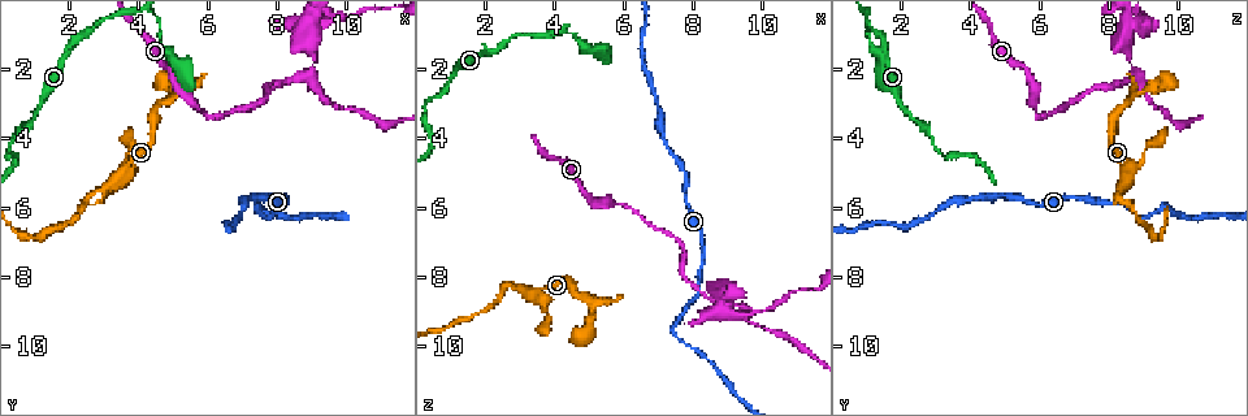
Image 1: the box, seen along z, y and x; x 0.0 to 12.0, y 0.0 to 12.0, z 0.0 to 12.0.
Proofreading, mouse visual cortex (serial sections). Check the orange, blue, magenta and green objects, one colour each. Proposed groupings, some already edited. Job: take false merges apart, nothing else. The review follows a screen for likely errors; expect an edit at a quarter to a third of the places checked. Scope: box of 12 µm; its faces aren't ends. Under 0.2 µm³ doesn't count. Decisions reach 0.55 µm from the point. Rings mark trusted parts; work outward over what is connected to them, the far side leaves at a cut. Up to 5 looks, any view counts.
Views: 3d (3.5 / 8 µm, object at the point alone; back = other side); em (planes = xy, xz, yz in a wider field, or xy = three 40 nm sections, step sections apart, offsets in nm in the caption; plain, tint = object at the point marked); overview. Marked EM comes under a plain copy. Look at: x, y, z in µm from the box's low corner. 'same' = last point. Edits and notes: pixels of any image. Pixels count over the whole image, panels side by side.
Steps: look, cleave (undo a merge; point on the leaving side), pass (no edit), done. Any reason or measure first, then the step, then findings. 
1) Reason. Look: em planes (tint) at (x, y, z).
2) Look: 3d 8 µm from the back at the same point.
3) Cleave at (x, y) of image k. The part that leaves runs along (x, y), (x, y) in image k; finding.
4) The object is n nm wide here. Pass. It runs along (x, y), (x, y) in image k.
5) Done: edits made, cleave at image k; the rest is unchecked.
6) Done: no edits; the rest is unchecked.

Sharp bend. Look: 3d 3.5 µm at (7.4, 6.0, 9.7).

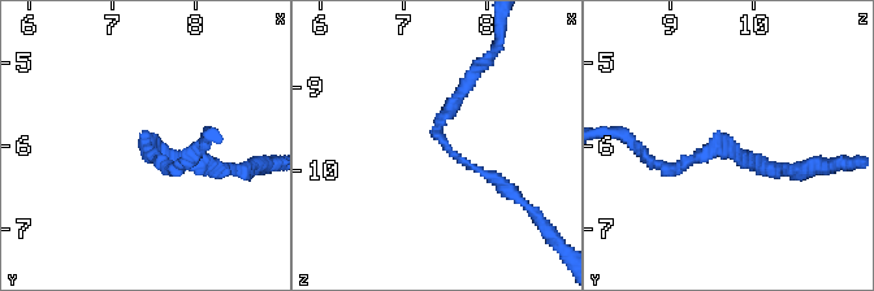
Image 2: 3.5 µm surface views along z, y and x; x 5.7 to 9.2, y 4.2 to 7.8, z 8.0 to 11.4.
The arms are 150, 150 nm wide. Look: em xy step 3 (tint) at (7.40, 6.00, 9.65).

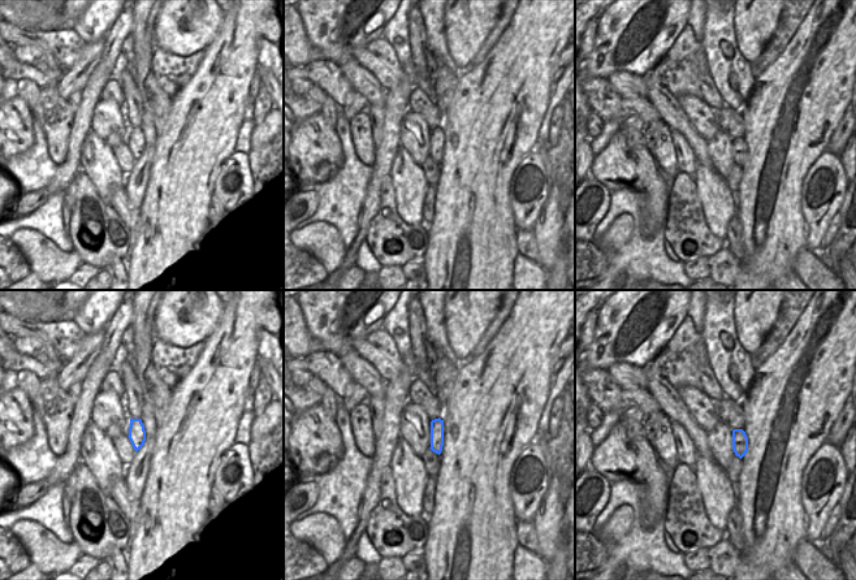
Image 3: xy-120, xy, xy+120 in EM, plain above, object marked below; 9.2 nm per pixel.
Pass. It runs along (474, 72), (438, 138), (506, 189) in image 2; continuous, no second cell.

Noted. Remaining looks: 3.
Sharp bend. Look: 3d 8 µm at (2.7, 5.6, 8.2).

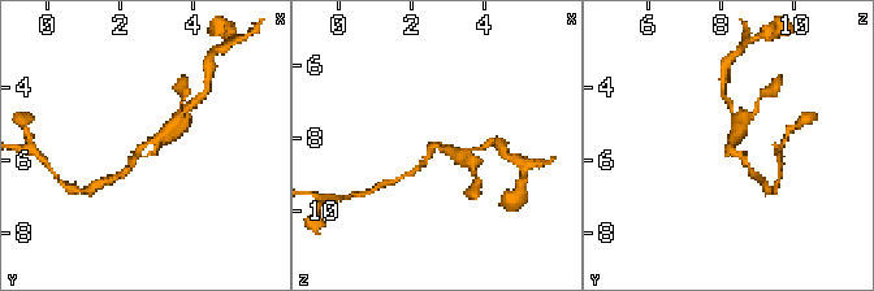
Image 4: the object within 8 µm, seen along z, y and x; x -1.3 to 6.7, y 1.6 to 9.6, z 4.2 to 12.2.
Zoom in. Look: 3d 3.5 µm at (2.7, 5.7, 8.2).

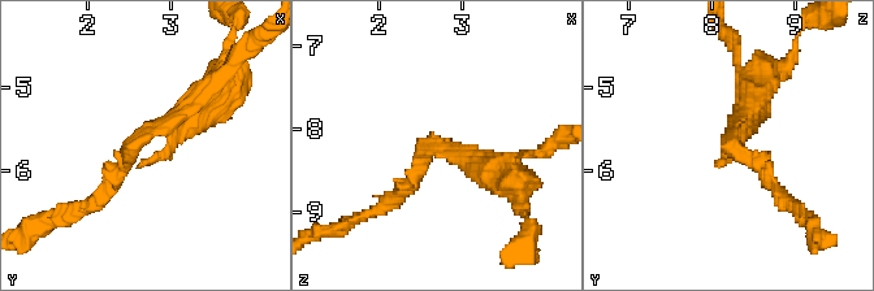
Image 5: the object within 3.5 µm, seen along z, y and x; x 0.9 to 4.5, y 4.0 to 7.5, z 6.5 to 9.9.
The arms are 200, 350 nm wide; now the EM. Look: em xy step 5 (tint) at (2.65, 5.65, 8.25).

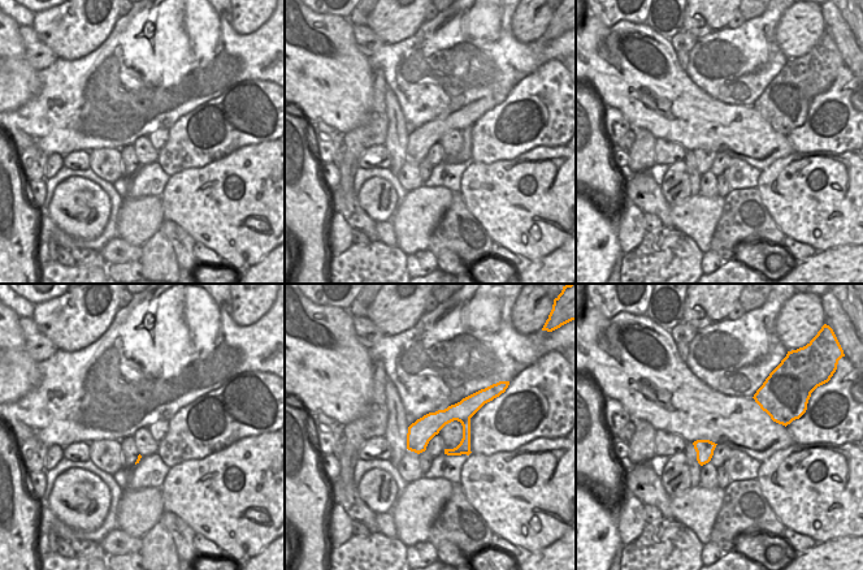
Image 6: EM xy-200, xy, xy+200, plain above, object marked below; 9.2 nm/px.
Cleave at (522, 202) of image 5. A second cell is stuck on.

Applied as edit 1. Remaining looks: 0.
Done: edits made, cleave at image 5; the rest is unchecked.

